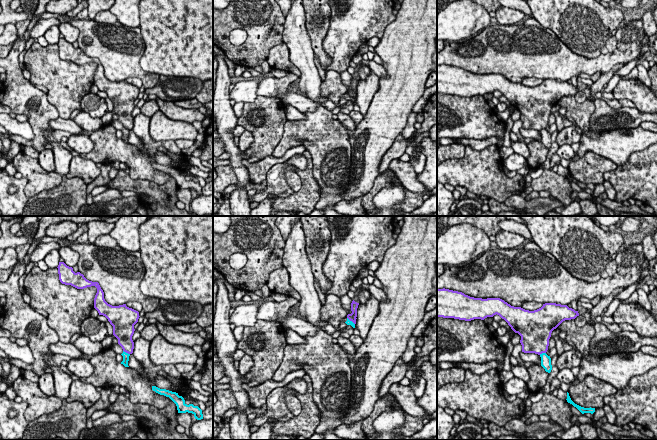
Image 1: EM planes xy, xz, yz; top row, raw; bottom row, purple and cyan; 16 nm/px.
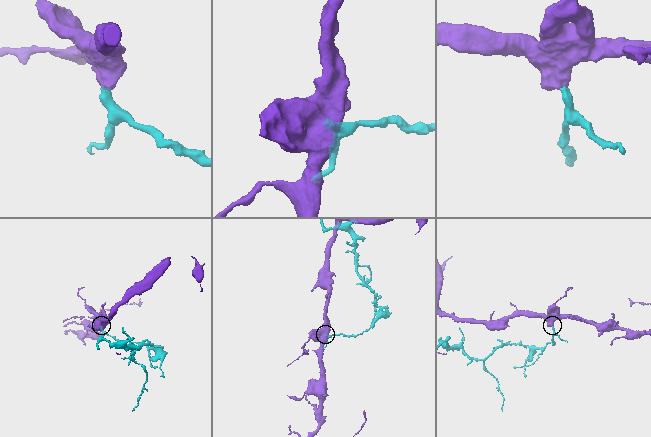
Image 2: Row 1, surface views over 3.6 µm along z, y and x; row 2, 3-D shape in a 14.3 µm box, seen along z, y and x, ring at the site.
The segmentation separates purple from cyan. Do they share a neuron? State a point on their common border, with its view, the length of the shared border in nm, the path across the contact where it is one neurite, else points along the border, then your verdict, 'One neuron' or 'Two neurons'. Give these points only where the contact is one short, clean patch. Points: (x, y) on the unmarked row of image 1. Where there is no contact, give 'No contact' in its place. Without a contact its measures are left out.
Touches purple at xy (126, 128). Shared border 130 nm. Boundary: xy (123, 126), (129, 130). Two neurons

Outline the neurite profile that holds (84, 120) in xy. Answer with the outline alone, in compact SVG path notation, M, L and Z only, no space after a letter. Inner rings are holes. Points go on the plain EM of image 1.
M84 111L75 116L73 121L86 132L96 131L103 127L101 118L92 118Z

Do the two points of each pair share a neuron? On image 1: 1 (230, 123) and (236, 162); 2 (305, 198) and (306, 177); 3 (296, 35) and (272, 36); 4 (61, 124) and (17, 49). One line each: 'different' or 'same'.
1: same
2: same
3: different
4: different

